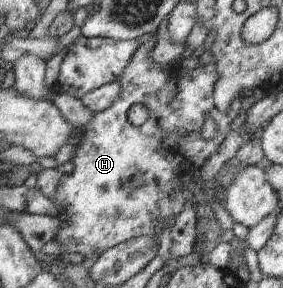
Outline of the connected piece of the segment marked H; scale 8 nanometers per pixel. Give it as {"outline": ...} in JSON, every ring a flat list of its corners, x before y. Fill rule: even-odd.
{"outline":[[156,33,155,34,148,34,148,37,144,39,144,43,140,43,140,47,136,47,136,53,132,55,132,59,130,59,130,63,126,67,124,67,124,71,122,71,122,75,116,79,116,82,118,82,118,85,120,85,120,93,116,95,116,101,113,101,112,105,108,107,108,109,104,109,104,111,100,111,98,113,94,113,94,117,89,120,89,122,82,126,80,129,83,132,82,139,79,140,78,145,76,145,74,156,71,160,65,162,60,169,63,172,63,175,60,178,59,185,57,187,57,190,51,198,49,198,54,204,61,207,60,214,58,215,58,219,62,221,60,223,60,229,58,229,58,235,52,239,52,241,57,242,63,249,64,253,79,253,82,254,83,257,92,257,94,253,97,253,100,255,101,253,104,253,107,249,110,249,111,247,116,247,116,245,120,245,121,243,126,243,126,241,130,241,130,239,136,239,136,237,154,237,157,236,155,233,155,226,157,224,161,224,162,229,167,228,169,225,174,225,176,223,176,217,184,211,184,207,188,205,188,203,192,203,194,205,194,209,196,209,196,240,195,244,196,247,202,247,204,249,205,255,208,256,210,251,216,247,220,243,220,235,222,235,223,230,220,229,220,225,218,224,218,221,216,221,216,215,214,215,214,211,212,211,212,203,204,203,204,204,198,204,193,202,194,194,187,188,187,183,184,181,184,177,188,176,190,180,192,180,197,186,200,187,201,191,204,191,207,198,217,199,219,198,219,191,223,188,224,194,226,195,226,191,228,191,228,187,232,185,232,179,234,179,234,175,240,171,240,166,231,166,231,165,224,165,222,169,220,169,219,173,216,174,210,181,204,182,202,180,202,171,204,165,206,165,206,159,207,157,214,155,216,151,218,151,219,144,221,141,226,139,226,136,229,134,230,125,232,124,232,121,238,117,238,111,240,111,242,107,242,101,243,97,236,98,231,104,230,109,226,111,226,113,220,113,218,109,216,109,216,104,213,100,213,89,215,87,215,81,216,81,216,74,217,74,217,67,216,63,212,61,211,63,207,63,206,65,199,65,198,67,190,70,181,70,179,67,175,66,174,64,171,64,172,67,169,69,169,72,165,72,164,69,162,69,163,65,160,63,156,63,152,61,152,59,148,56,148,53,156,47,157,39,156,39],[132,105,144,105,146,109,148,109,148,119,146,119,146,122,140,126,132,125,130,121,128,121,128,110],[212,117,214,119,214,123,216,123,216,129,218,129,218,132,216,133,216,137,213,139,203,139,202,138,202,125,204,125,204,119]]}

